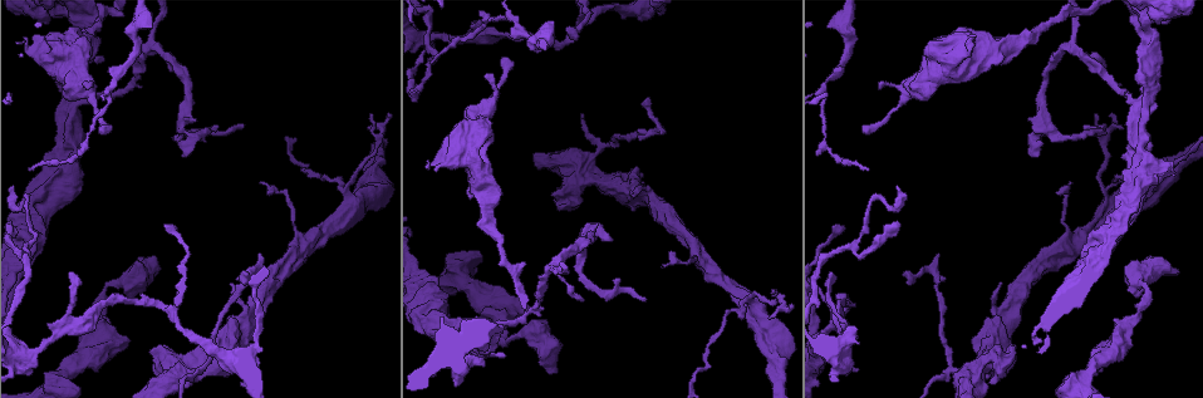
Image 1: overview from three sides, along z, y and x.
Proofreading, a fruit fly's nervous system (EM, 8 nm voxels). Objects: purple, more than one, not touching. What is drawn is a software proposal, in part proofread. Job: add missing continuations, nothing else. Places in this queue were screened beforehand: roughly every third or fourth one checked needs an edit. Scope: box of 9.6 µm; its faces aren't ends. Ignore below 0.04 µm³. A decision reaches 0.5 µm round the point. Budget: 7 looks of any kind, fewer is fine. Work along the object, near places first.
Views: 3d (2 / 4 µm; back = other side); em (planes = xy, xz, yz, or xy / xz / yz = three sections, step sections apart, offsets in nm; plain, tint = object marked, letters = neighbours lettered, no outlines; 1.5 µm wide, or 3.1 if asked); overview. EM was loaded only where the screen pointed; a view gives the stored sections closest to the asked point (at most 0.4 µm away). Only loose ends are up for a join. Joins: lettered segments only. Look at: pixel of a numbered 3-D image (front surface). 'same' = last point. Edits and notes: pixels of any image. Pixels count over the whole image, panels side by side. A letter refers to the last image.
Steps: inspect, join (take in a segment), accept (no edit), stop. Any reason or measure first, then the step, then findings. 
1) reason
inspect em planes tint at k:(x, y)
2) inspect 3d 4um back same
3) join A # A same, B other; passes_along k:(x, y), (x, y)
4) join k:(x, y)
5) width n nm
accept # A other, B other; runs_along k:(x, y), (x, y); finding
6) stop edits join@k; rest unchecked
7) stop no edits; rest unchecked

stops while still wide
inspect em planes letters at 1:(563, 206)

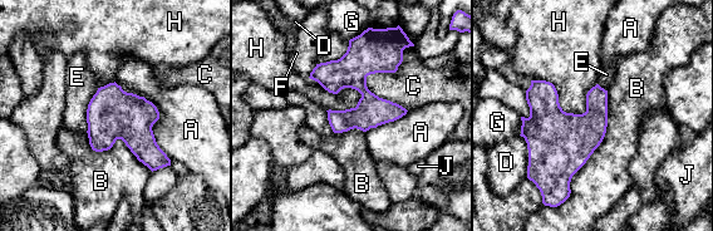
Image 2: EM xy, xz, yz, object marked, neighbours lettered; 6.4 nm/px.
accept # A other, B other, C other, D other, E other, F other, G other, H other, J other; none of them fits

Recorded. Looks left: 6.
branch stops here
inspect em planes letters at 1:(1173, 164)

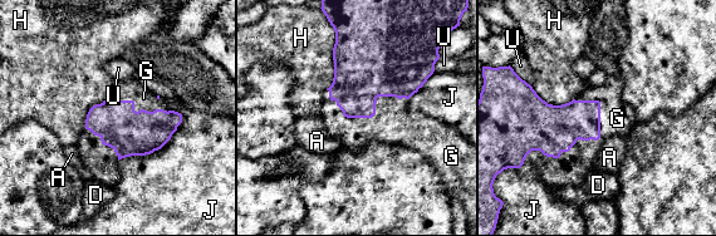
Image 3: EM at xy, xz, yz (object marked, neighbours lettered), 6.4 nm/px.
join 3:(570, 168) # A other, D other, G same, H other, J other, U other; passes_along 3:(552, 129), (577, 139), (570, 168); the neuron continues

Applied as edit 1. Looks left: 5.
free end
inspect em xz step 8 tint at 1:(484, 365)

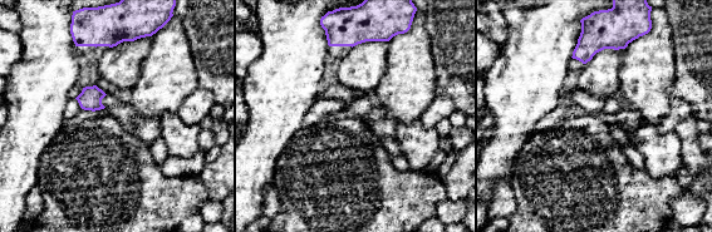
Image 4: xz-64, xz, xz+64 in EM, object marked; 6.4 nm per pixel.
another direction
inspect em xy step 8 letters same

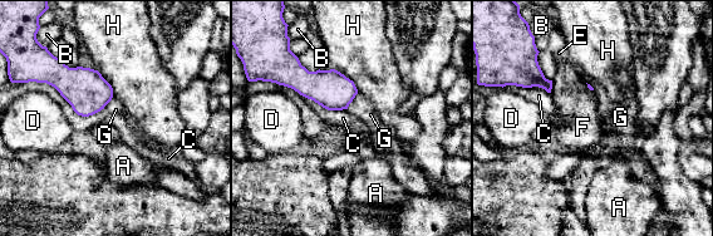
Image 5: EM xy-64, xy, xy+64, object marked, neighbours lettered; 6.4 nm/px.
accept # A other, B other, C other, D other, E other, F other, G other, H other; border 5:(353, 98), (347, 108); no lettered segment goes on from it

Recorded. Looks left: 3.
stop edits join@3; rest unchecked

